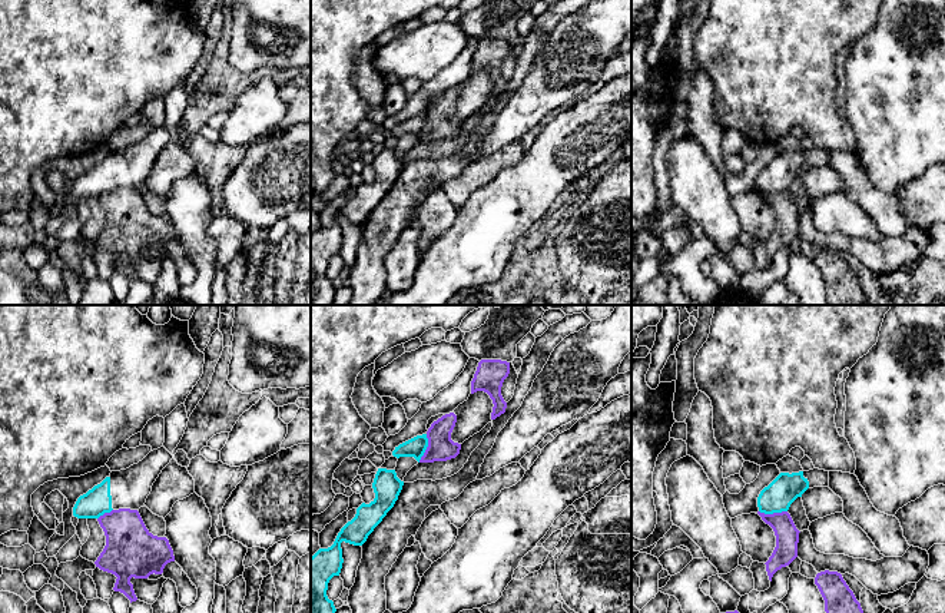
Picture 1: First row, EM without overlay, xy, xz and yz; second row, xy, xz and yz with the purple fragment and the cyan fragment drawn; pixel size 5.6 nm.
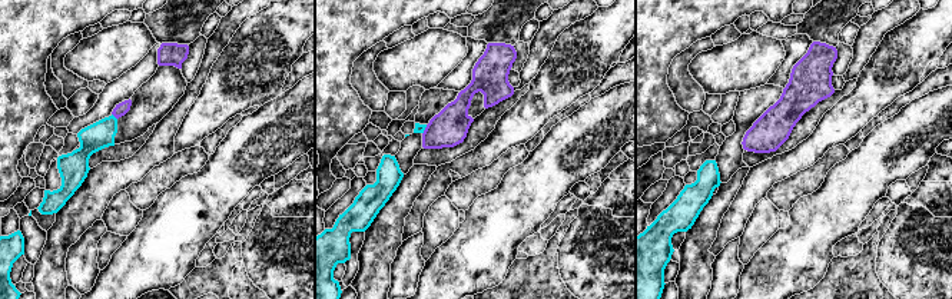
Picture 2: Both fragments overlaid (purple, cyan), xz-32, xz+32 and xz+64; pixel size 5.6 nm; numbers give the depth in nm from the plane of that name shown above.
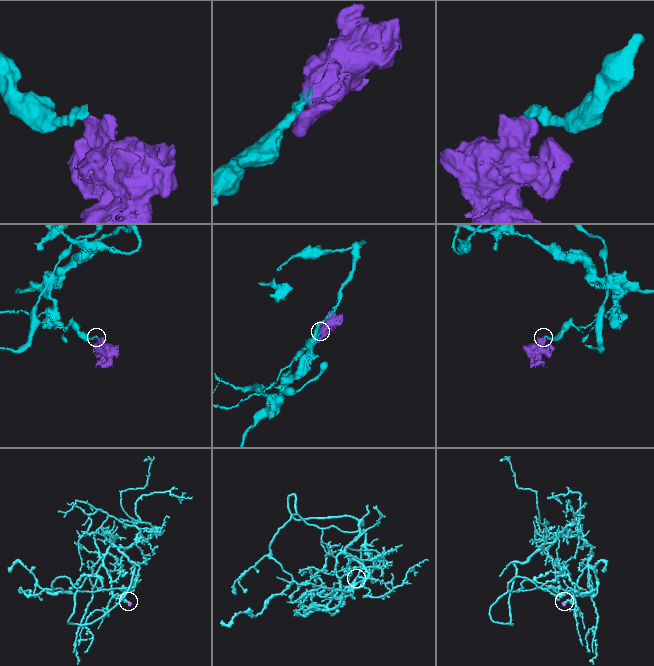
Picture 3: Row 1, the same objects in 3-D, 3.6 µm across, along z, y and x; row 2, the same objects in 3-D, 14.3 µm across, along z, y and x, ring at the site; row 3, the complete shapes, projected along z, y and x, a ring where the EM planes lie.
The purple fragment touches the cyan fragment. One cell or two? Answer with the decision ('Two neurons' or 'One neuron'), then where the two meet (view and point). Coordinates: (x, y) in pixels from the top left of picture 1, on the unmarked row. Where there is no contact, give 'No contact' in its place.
Two neurons. Touches purple at xz (427, 128)

